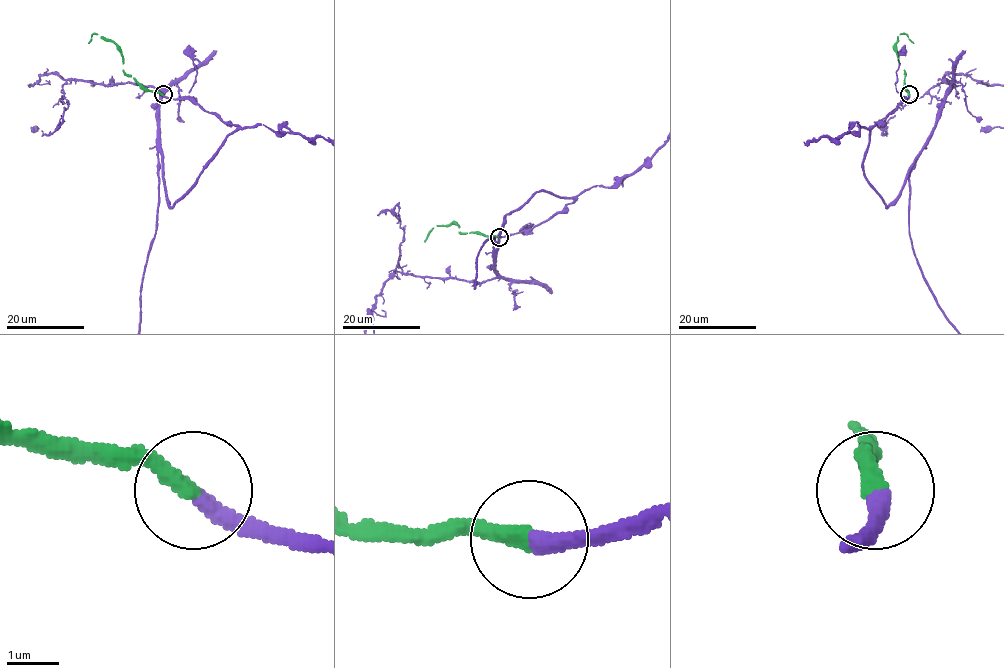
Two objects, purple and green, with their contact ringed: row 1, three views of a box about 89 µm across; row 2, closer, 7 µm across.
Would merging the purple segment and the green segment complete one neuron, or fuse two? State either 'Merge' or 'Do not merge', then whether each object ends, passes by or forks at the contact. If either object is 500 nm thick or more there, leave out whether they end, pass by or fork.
Merge. At the ring purple ends. At the ring green ends

